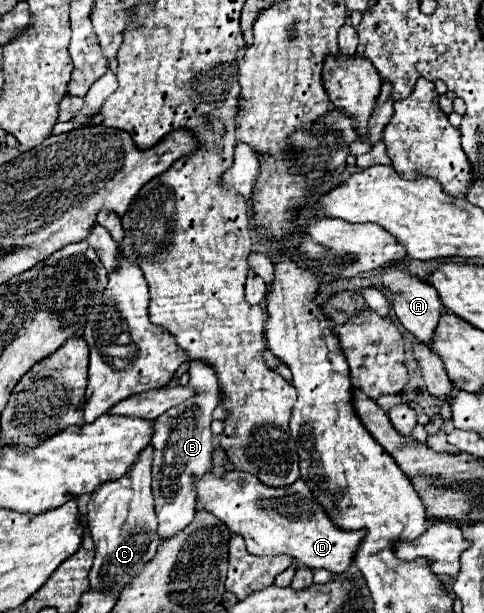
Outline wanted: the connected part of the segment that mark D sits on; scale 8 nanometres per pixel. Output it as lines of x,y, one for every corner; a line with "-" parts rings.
207,472
193,478
199,508
217,516
233,534
245,538
247,552
255,556
287,554
299,564
309,568
325,568
333,574
345,572
351,564
357,544
365,536
361,530
339,530
317,504
311,490
303,480
297,480
289,488
269,488
247,472
225,472
217,476

